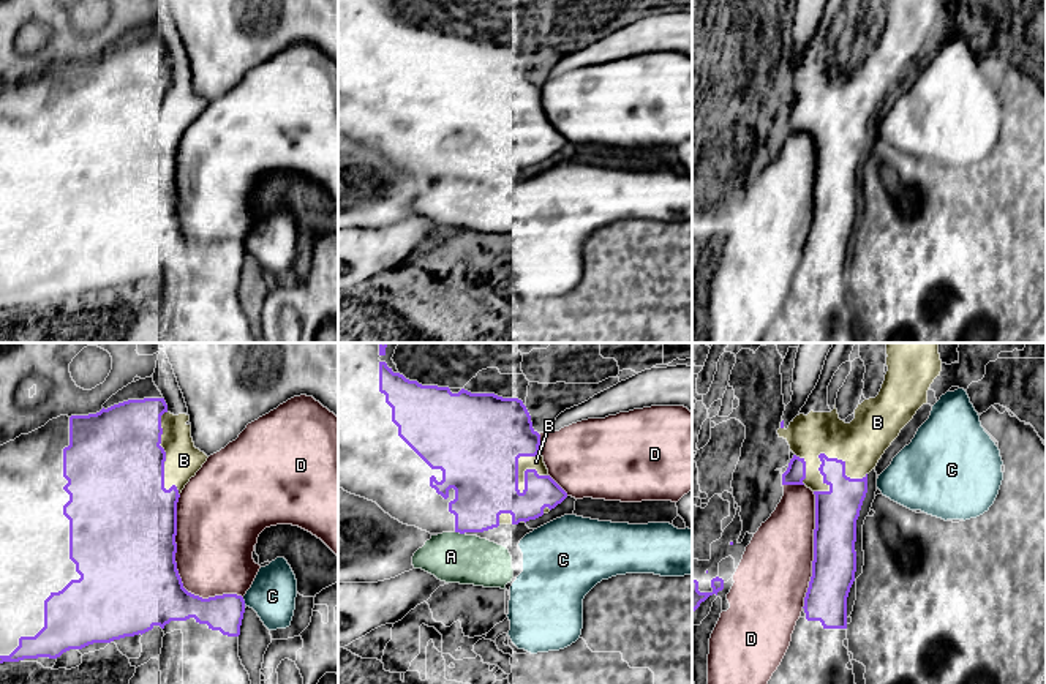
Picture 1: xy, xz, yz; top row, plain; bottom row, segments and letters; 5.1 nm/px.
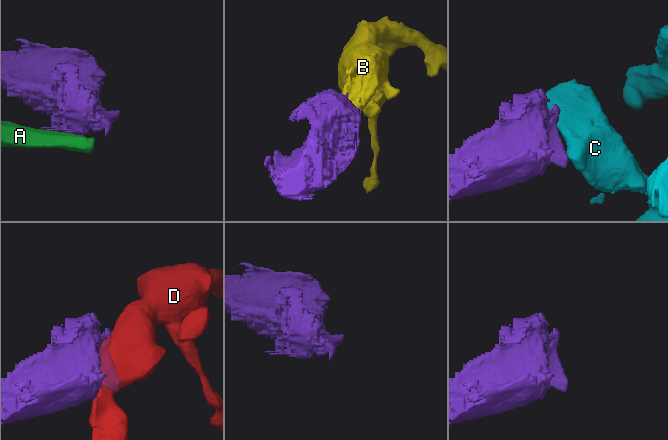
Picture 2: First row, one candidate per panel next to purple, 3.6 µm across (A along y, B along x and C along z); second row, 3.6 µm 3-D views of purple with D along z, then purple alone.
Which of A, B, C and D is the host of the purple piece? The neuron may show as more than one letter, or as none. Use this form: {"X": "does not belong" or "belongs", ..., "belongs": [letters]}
{"A": "does not belong", "B": "belongs", "C": "does not belong", "D": "does not belong", "belongs": ["B"]}

